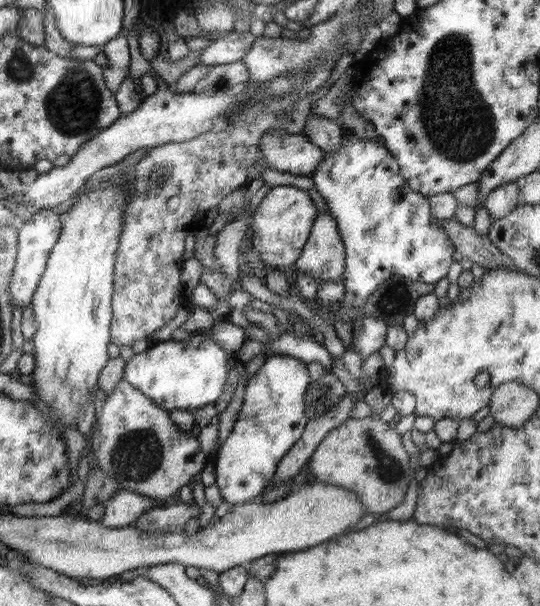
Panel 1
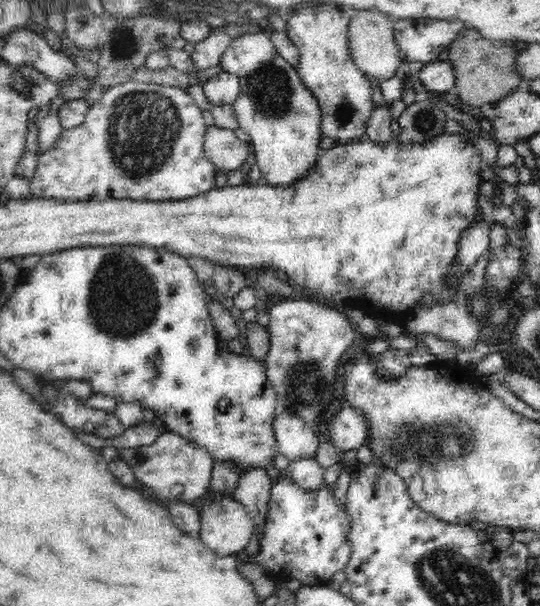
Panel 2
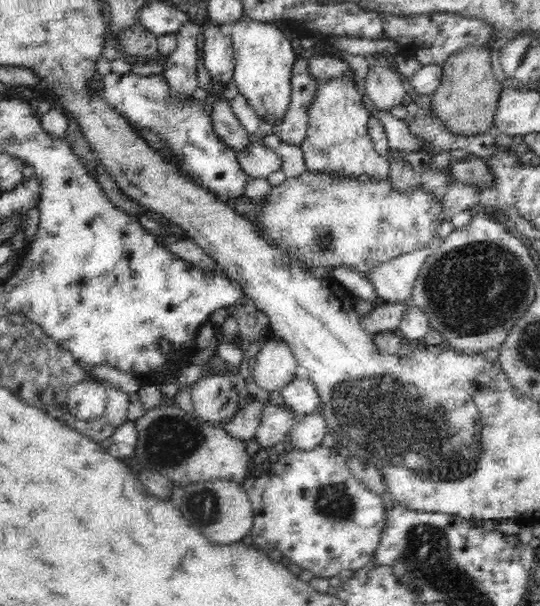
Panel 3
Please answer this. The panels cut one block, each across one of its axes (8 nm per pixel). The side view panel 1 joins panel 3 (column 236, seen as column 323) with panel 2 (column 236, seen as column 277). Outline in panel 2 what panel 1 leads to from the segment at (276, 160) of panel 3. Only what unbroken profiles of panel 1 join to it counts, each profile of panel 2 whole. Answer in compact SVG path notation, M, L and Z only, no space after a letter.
M207 126L204 154L218 171L238 170L251 153L249 140L240 132Z

